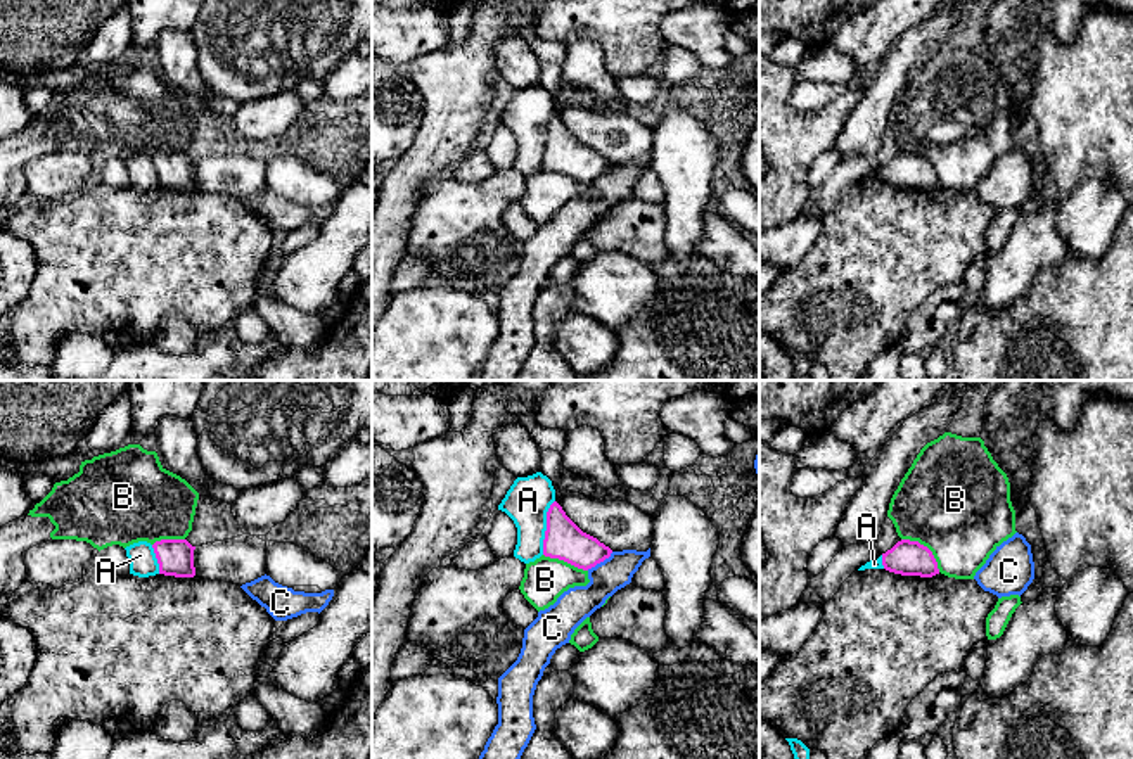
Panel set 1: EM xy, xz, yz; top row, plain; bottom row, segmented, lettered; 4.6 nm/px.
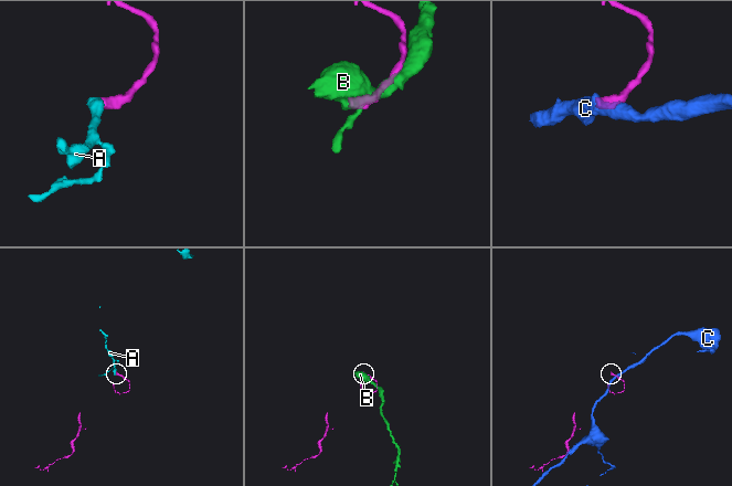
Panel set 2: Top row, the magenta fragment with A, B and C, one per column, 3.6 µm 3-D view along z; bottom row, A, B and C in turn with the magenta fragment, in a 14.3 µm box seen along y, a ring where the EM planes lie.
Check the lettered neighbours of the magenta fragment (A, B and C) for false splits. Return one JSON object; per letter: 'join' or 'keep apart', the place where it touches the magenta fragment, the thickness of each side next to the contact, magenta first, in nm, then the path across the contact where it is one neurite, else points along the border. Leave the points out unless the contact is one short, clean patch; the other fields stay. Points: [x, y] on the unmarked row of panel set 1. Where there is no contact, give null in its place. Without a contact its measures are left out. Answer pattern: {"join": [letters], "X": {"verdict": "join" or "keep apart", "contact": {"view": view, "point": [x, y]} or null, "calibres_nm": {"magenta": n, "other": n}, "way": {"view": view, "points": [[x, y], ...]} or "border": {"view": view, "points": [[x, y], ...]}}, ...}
{"join": [], "A": {"verdict": "keep apart", "contact": {"view": "xz", "point": [547, 140]}, "calibres_nm": {"magenta": 180, "other": 200}, "border": {"view": "xz", "points": [[554, 113], [547, 125], [542, 166]]}}, "B": {"verdict": "keep apart", "contact": {"view": "yz", "point": [926, 159]}, "calibres_nm": {"magenta": 160, "other": 500}}, "C": {"verdict": "keep apart", "contact": {"view": "xz", "point": [599, 175]}, "calibres_nm": {"magenta": 180, "other": 160}, "border": {"view": "xz", "points": [[613, 165], [587, 182]]}}}

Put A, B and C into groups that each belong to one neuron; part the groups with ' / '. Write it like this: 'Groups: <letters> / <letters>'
Groups: A / B / C

